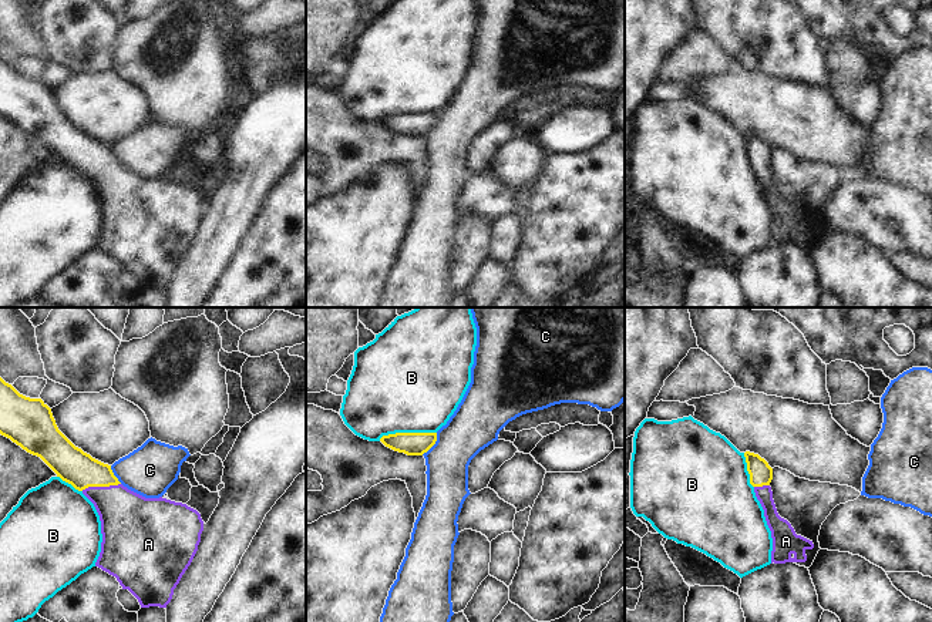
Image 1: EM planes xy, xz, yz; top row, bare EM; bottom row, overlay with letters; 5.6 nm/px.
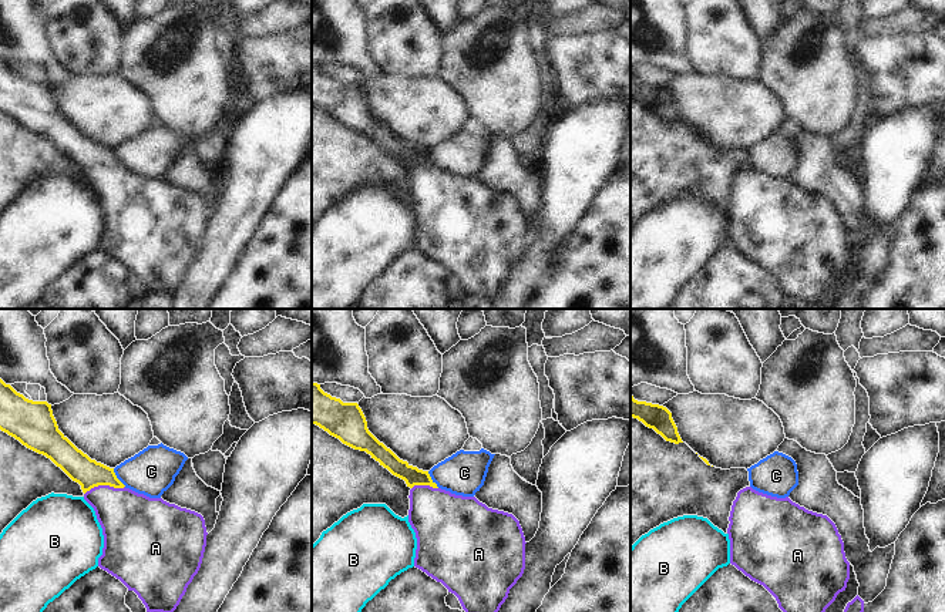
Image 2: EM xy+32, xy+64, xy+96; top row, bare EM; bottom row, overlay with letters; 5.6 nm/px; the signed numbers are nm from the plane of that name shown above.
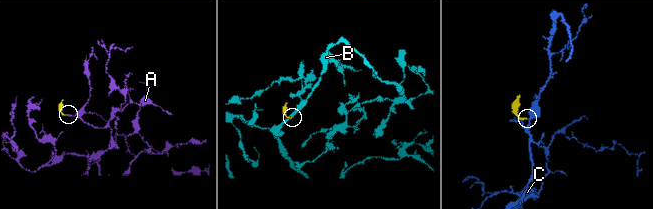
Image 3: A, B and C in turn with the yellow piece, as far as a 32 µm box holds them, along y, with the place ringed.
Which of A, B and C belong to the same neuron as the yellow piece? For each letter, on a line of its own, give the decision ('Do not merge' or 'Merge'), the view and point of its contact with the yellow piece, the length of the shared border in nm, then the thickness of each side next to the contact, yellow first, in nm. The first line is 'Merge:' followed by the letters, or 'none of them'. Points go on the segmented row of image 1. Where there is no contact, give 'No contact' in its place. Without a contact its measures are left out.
Merge: A
A: Merge. Touches yellow at xy (100, 486). Shared border 220 nm. Thickness 200 nm (yellow) against 320 nm
B: Do not merge. Touches yellow at xz (407, 433). Shared border 340 nm. Thickness 130 nm (yellow) against 500 nm
C: Do not merge. Touches yellow at xz (433, 444). Shared border 160 nm. Thickness 130 nm (yellow) against 260 nm

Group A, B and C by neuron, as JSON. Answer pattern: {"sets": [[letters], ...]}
{"sets": [["A"], ["B"], ["C"]]}

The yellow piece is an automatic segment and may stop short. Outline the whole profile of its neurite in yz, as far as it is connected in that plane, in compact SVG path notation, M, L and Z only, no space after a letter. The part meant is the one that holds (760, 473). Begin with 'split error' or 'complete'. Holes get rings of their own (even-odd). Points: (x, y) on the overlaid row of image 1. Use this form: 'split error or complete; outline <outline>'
split error; outline M746 451L744 457L750 474L750 484L754 487L756 497L764 510L764 517L771 531L771 564L805 562L805 551L812 549L814 544L797 535L791 524L778 515L770 487L773 468L758 454Z

